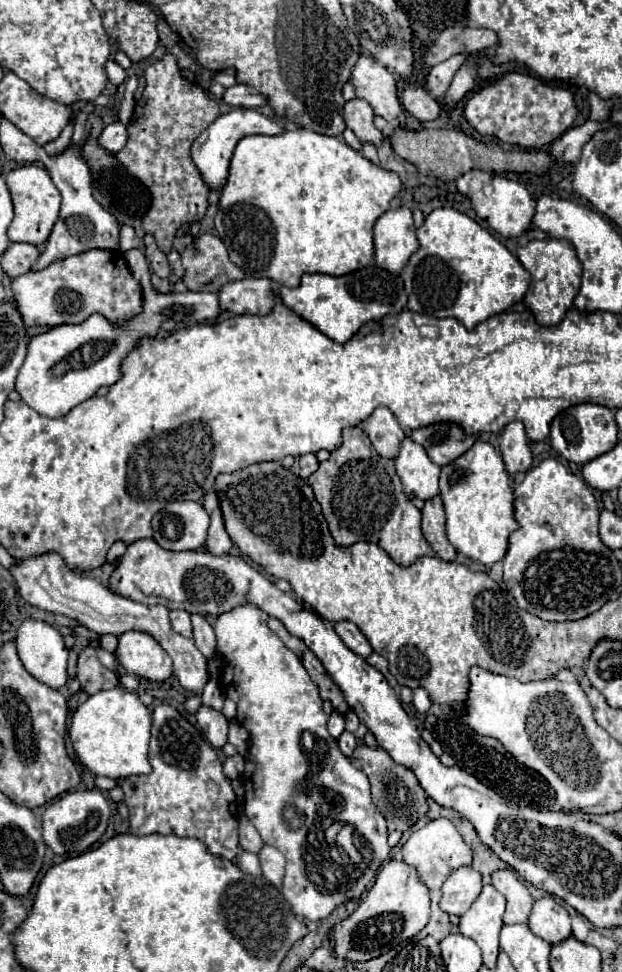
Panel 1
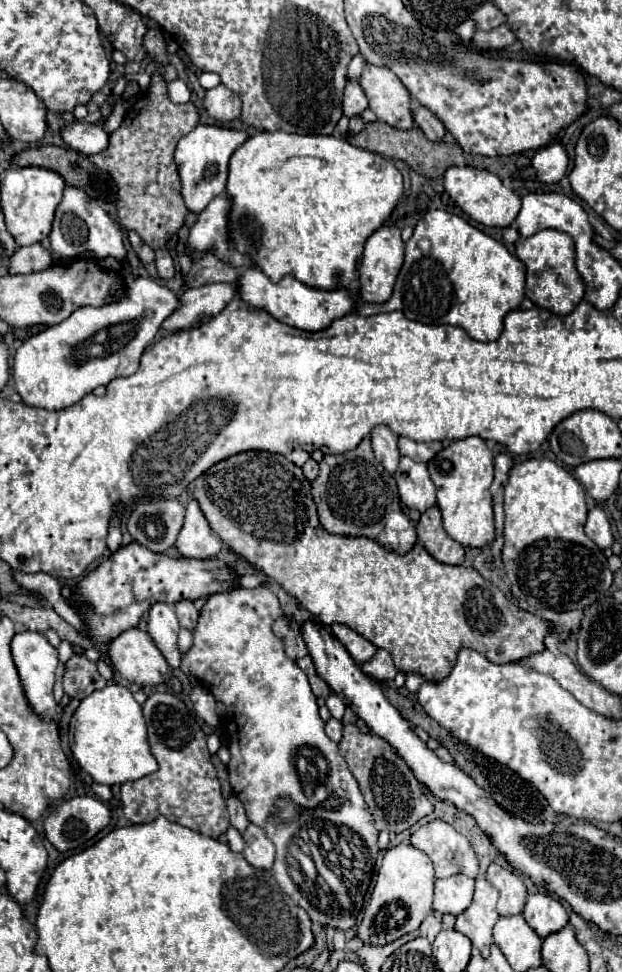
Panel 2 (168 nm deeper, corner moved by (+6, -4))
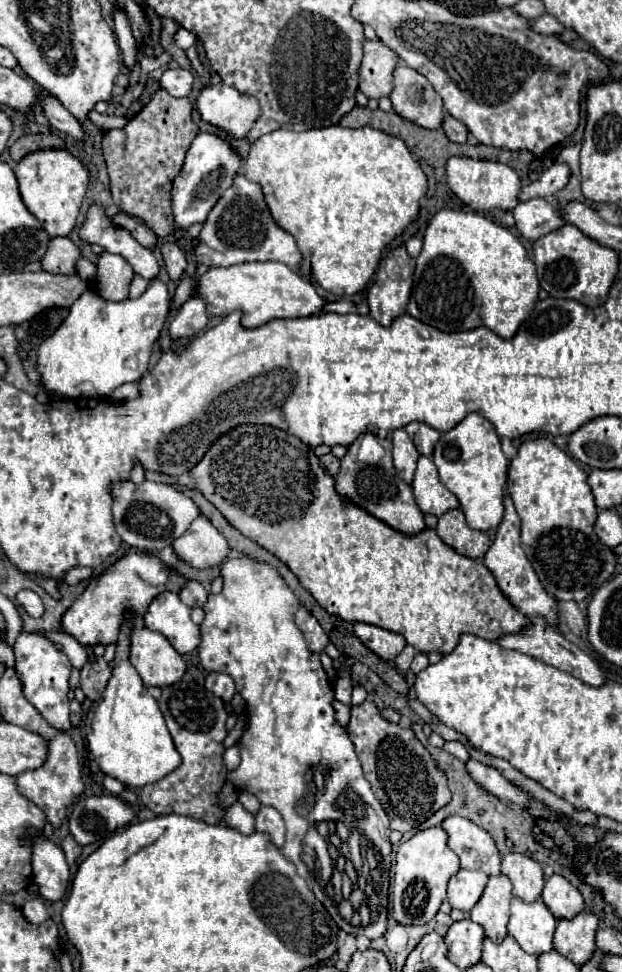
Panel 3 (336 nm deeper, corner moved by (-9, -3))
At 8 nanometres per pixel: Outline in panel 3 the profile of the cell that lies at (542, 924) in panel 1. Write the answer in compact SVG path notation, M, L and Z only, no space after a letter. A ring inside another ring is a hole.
M552 874L546 880L542 900L556 918L574 918L584 910L582 894L570 884L570 880L560 874Z

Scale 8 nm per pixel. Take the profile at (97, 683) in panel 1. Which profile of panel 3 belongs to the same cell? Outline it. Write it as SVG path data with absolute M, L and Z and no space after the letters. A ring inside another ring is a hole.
M92 656L82 668L80 688L84 690L84 694L90 700L98 700L110 680L110 676L112 676L110 664L102 656Z

